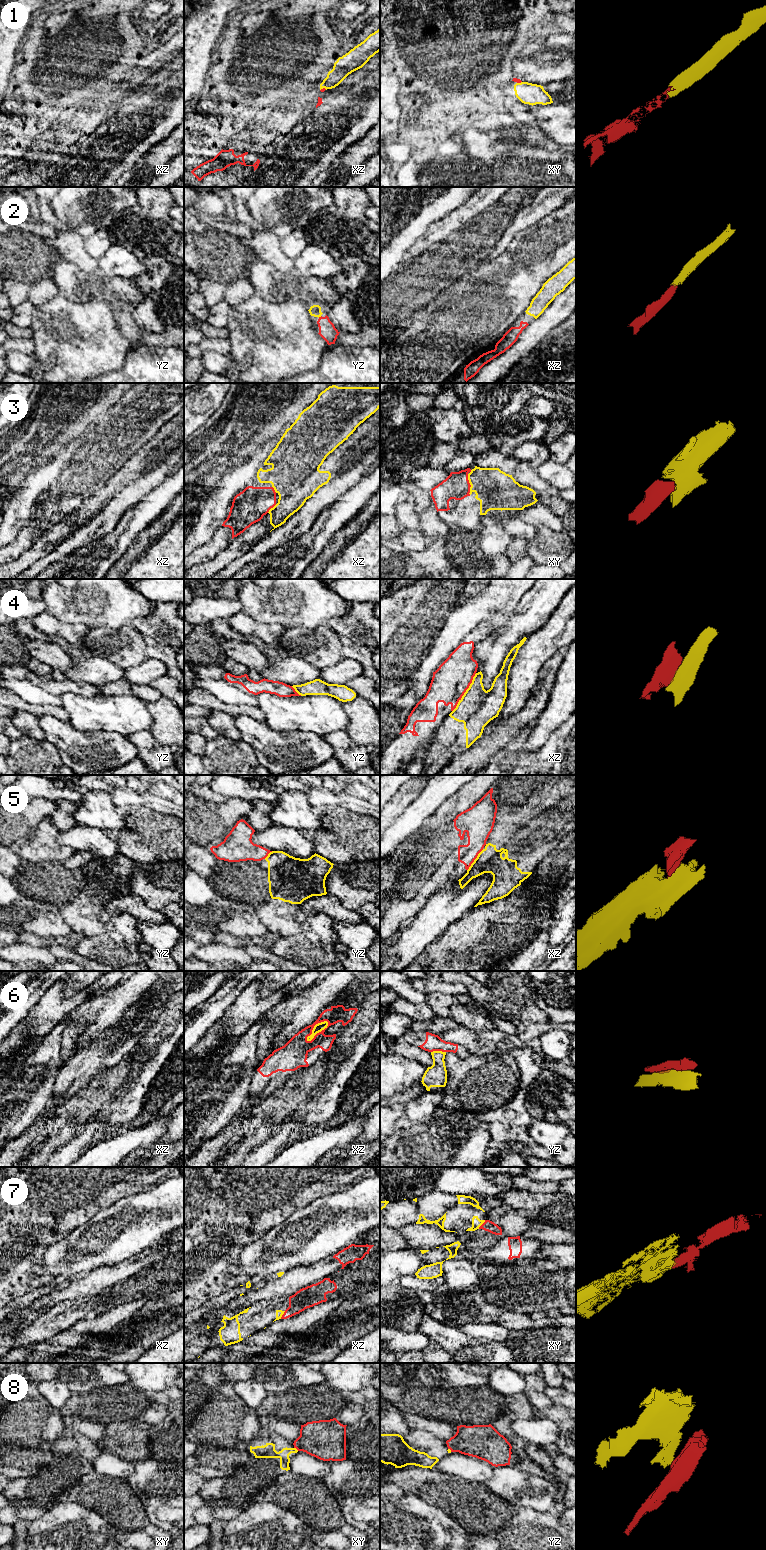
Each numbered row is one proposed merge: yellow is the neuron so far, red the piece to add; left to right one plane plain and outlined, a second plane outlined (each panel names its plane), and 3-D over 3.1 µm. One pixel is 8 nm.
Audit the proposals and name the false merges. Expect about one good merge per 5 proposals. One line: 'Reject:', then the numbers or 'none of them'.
Reject: 4, 5, 6, 7, 8

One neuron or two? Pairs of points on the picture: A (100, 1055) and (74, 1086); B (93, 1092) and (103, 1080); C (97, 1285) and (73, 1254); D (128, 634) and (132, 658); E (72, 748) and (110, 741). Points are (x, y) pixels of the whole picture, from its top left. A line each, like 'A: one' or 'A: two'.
A: one
B: one
C: two
D: one
E: one

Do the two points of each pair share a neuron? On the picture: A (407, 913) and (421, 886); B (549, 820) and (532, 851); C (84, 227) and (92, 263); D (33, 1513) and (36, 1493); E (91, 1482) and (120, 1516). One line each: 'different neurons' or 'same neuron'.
A: same neuron
B: same neuron
C: different neurons
D: different neurons
E: same neuron

